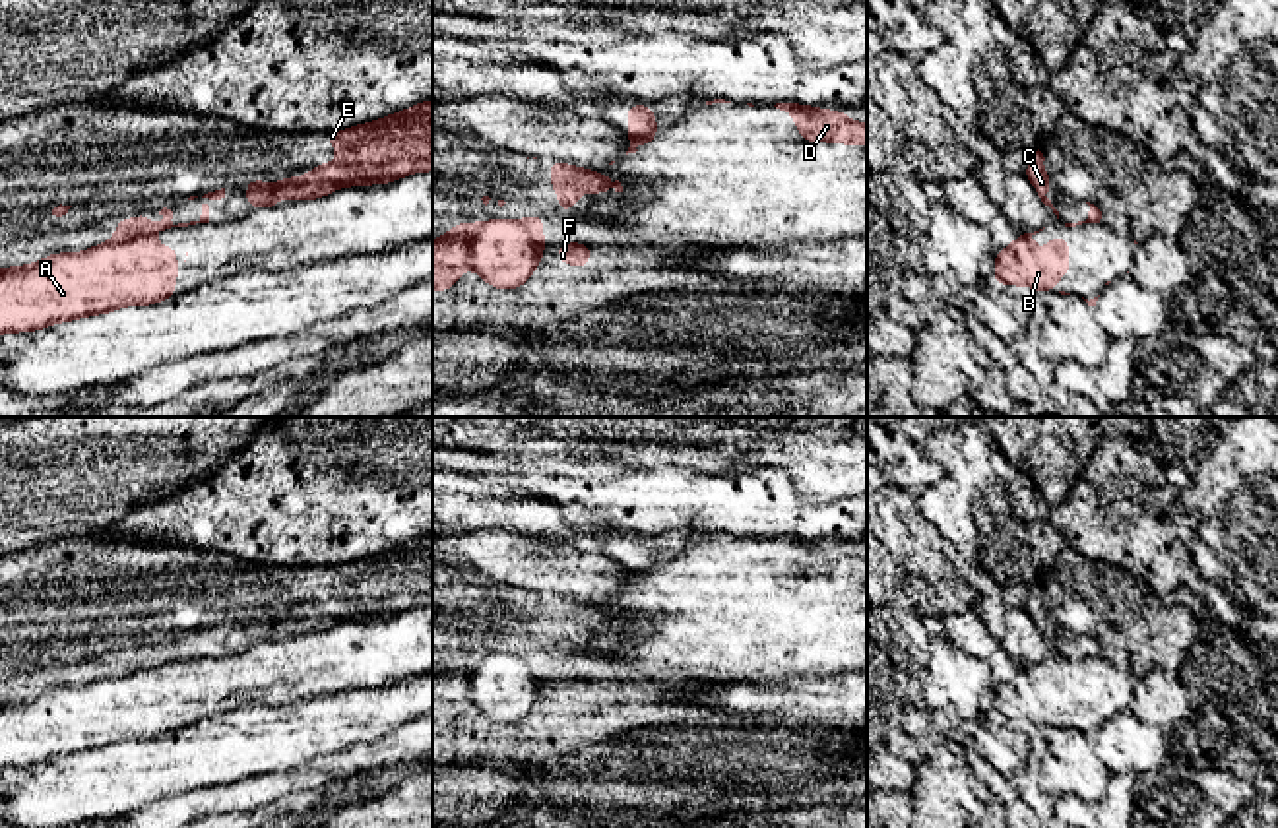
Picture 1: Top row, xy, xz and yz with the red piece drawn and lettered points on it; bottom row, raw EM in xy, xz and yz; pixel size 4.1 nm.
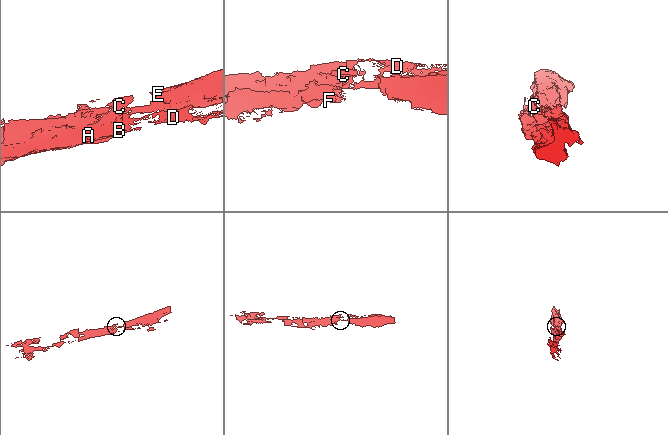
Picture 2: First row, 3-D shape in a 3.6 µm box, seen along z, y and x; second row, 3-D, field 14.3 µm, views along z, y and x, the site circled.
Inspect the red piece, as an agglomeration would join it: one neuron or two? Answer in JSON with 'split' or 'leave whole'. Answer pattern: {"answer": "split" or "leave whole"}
{"answer": "split"}

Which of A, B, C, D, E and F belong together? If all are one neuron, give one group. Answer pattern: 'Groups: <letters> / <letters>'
Groups: A B D / C E F

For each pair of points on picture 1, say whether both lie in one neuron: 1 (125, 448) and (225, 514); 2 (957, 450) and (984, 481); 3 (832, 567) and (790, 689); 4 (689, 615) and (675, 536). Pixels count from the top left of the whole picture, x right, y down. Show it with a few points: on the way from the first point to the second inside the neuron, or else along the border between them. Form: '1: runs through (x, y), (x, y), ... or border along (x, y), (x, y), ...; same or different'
1: border along (187, 481), (165, 495); different
2: runs through (964, 458), (980, 474); same
3: border along (838, 671), (790, 675); different
4: border along (706, 536), (664, 559), (648, 540), (635, 540); different

